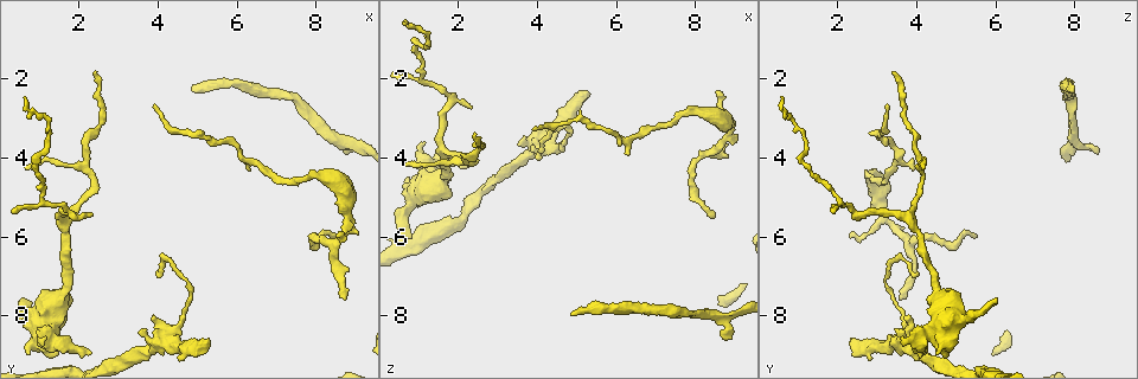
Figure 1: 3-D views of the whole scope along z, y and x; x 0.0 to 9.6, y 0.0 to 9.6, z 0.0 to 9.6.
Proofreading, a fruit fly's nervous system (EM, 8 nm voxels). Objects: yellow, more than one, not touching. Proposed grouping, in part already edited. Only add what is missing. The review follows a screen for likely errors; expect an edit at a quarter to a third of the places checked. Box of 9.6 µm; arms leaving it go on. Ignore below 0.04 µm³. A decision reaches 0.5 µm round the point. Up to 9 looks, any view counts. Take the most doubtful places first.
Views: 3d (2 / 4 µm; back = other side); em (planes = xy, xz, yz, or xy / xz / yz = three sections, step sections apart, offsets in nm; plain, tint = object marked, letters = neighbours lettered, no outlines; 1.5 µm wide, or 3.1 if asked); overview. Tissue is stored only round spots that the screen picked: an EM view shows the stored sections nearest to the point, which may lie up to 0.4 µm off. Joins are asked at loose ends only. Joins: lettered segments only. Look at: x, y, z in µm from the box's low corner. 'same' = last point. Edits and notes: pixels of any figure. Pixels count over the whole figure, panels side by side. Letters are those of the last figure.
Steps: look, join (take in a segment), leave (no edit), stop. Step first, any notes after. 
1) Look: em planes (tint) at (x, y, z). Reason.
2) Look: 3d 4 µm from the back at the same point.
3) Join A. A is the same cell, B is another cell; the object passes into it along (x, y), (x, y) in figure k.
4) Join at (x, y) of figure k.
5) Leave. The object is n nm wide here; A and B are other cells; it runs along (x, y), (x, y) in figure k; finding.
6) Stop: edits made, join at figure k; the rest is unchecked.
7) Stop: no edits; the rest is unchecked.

Look: 3d 4 µm at (4.85, 2.35, 7.95). Branch stops here.

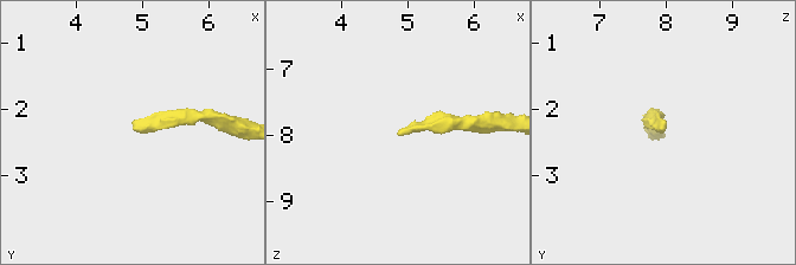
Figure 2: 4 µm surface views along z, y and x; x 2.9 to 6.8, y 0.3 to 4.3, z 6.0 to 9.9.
Look: em xz step 8 (tint) at (4.90, 2.35, 7.90).

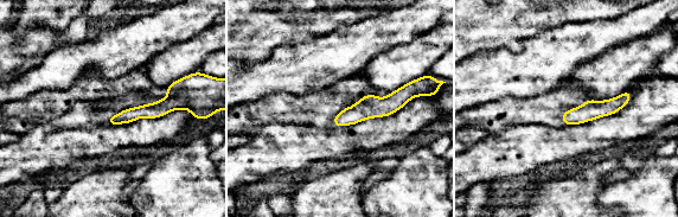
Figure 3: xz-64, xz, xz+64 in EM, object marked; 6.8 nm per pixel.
Look: em planes (letters) at the same point.

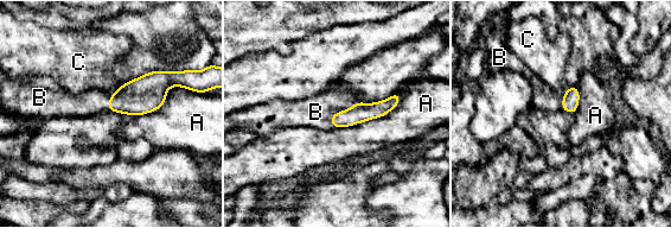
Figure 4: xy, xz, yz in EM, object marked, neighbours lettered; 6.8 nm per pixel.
Join B. B is the same cell, A and C are other cells; the object passes into it along (359, 112), (339, 112), (315, 112) in figure 4; it goes on there.

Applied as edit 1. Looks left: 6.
Look: overview.

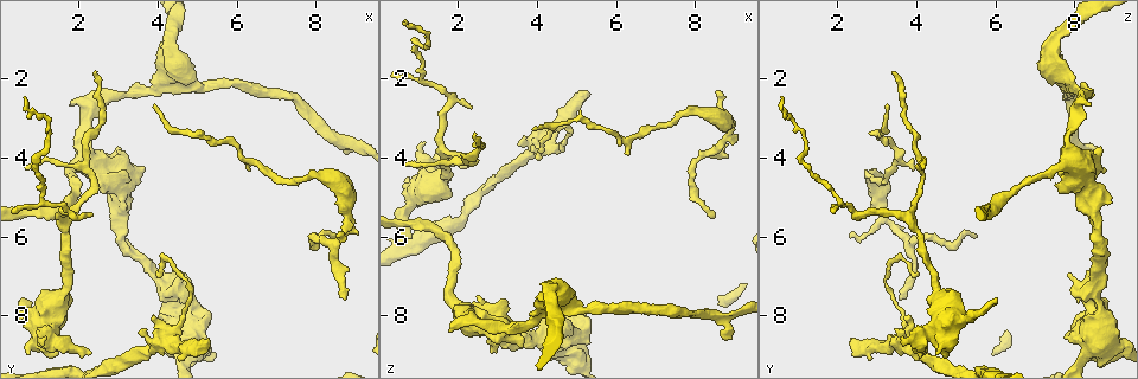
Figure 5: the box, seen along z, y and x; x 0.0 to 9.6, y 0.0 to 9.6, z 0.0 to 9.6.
Look: 3d 2 µm at (8.80, 7.50, 3.55). An open end.

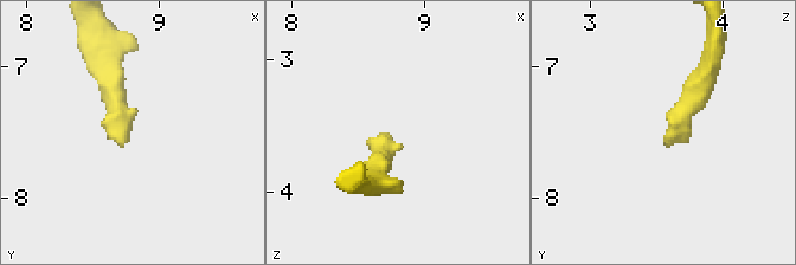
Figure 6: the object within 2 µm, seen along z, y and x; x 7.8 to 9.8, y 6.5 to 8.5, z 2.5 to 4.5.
Look: em planes (letters) at (8.76, 7.58, 3.58).

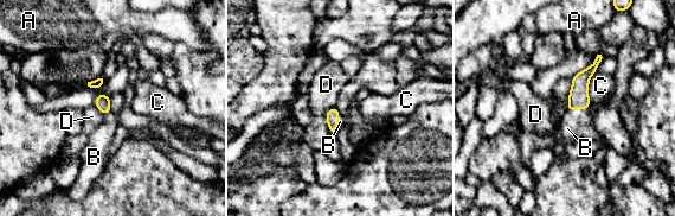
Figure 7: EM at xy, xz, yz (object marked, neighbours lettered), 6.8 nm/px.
Join B. B is the same cell, A, C and D are other cells; the object passes into it along (578, 99), (577, 108), (567, 128) in figure 7; it goes on there.

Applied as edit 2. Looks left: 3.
Look: overview.

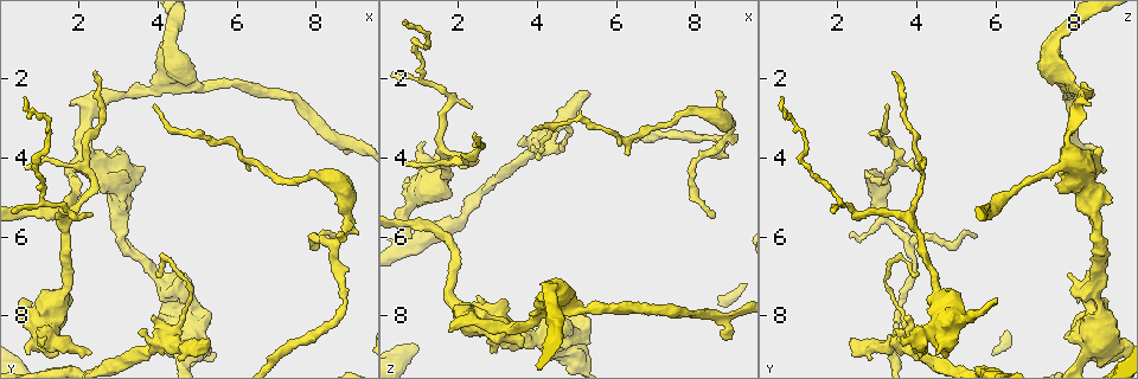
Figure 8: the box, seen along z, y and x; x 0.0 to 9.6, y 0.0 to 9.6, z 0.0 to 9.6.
Look: em planes (letters) at (8.35, 6.05, 5.50).

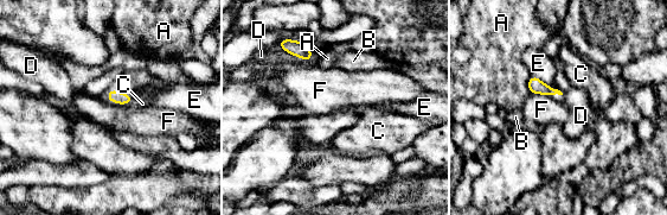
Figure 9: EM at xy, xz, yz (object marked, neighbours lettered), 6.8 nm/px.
Leave. The longest contact is with E, 150 nm; A, B, C, D, E and F are other cells; a border runs along (531, 93), (550, 96) in figure 9; none of them fits.

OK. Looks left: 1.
Look: em planes (letters) at (2.35, 9.00, 4.20). An open end.

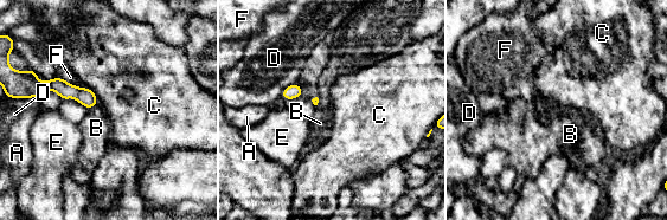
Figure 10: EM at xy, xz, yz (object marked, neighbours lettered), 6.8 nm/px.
Join B. The longest contact is with F, 160 nm; B is the same cell, A, C, D, E and F are other cells; the object passes into it along (84, 96), (91, 107), (96, 128) in figure 10; it goes on there.

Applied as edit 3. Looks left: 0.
Stop: edits made, join at figure 4, join at figure 7, join at figure 10; the rest is unchecked.

